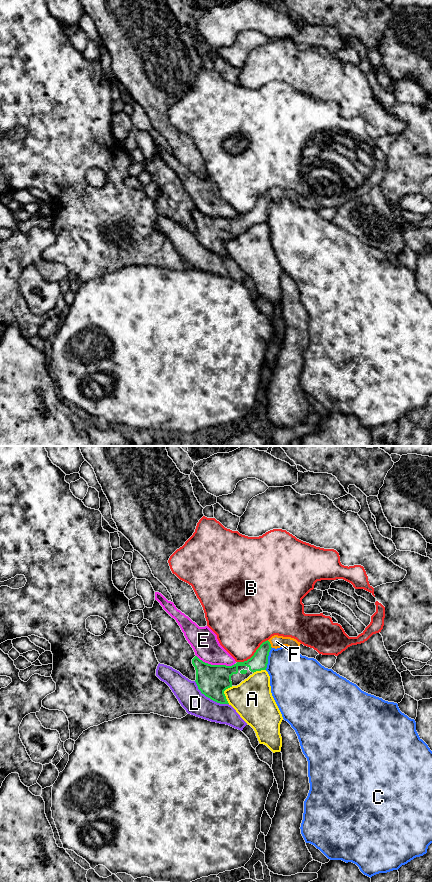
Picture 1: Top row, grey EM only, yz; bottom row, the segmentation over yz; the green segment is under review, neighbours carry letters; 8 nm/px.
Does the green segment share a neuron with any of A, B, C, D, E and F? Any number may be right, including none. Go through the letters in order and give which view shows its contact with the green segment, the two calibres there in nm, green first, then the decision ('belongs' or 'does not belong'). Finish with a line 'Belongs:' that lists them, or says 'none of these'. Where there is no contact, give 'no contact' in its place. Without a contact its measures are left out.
A: meets green in yz; 260 nm thick on the green side, 320 nm on the other; does not belong
B: meets green in yz; 140 nm thick on the green side, 420 nm on the other; does not belong
C: meets green in yz; 140 nm thick on the green side, 360 nm on the other; does not belong
D: meets green in yz; 260 nm thick on the green side, 190 nm on the other; does not belong
E: meets green in yz; 260 nm thick on the green side, 220 nm on the other; does not belong
F: meets green in yz; 140 nm thick on the green side, 100 nm on the other; belongs
Belongs: F

